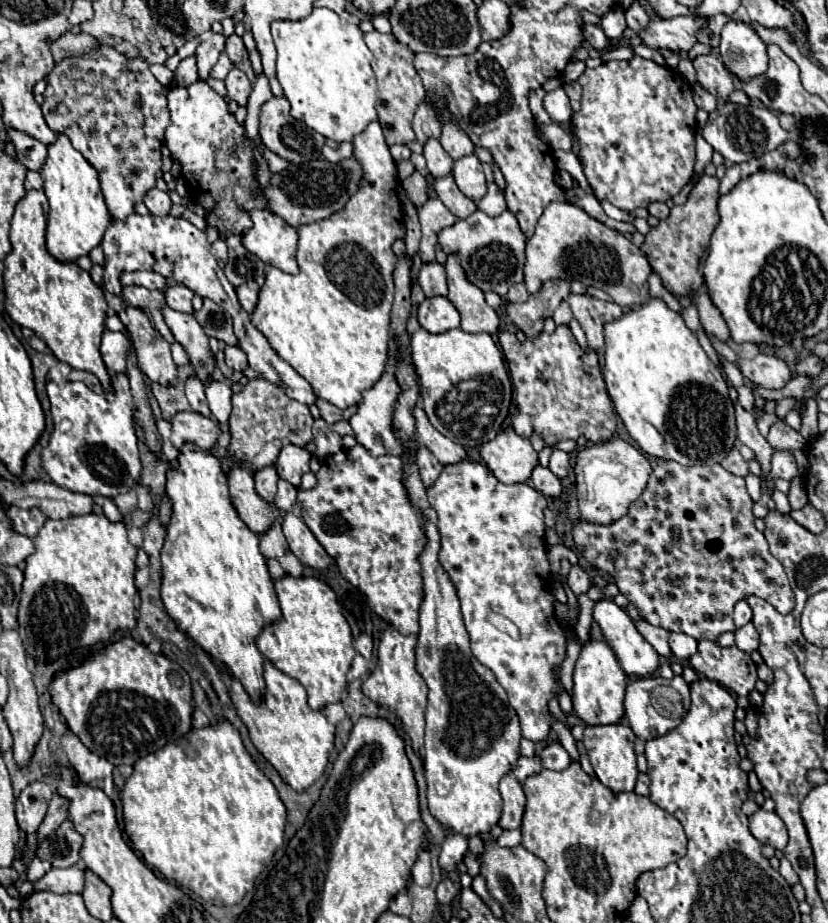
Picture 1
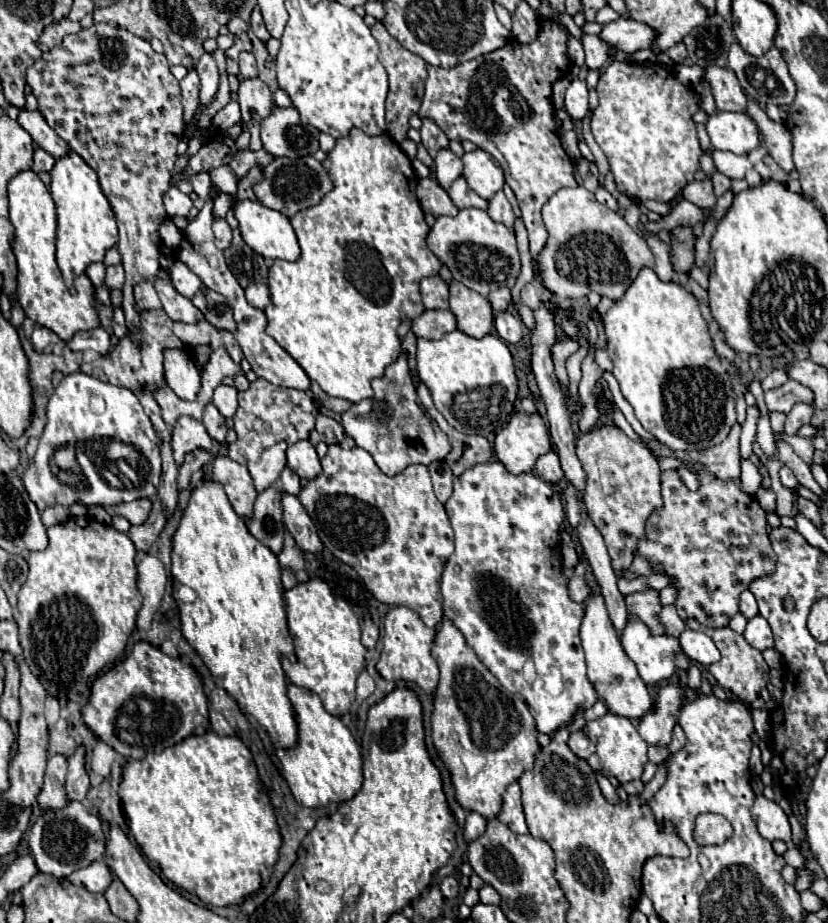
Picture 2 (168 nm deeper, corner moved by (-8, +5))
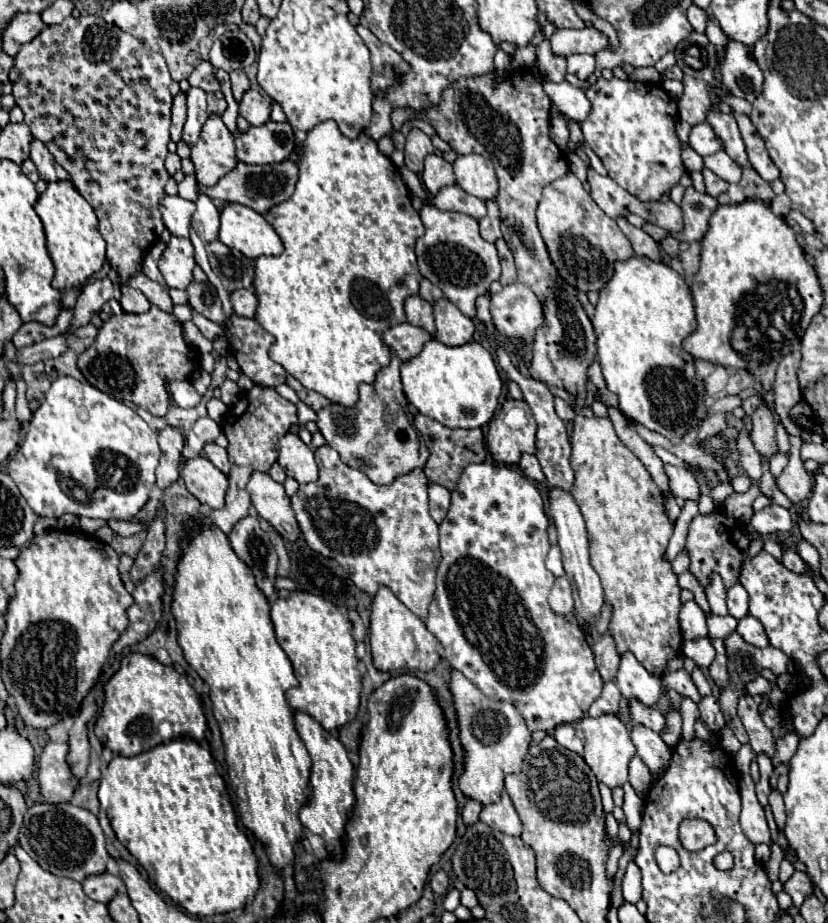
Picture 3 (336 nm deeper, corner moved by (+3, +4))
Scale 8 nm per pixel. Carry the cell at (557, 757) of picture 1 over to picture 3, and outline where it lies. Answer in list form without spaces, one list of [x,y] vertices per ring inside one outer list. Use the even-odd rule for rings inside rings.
[[[560,725],[560,727],[556,727],[554,739],[558,741],[558,745],[562,745],[562,747],[578,753],[578,755],[582,755],[582,741],[578,739],[578,735],[576,735],[576,731],[574,731],[572,725]]]

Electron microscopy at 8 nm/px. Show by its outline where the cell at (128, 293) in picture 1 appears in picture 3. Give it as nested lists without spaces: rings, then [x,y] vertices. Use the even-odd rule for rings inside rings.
[[[122,285],[120,305],[122,305],[122,309],[126,313],[146,313],[150,309],[150,303],[144,297],[144,293],[134,289],[134,287],[130,287],[130,285]]]

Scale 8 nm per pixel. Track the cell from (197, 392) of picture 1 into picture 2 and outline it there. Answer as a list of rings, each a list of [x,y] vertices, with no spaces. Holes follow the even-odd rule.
[[[209,404],[205,408],[205,416],[203,416],[203,426],[207,428],[207,434],[221,446],[227,448],[227,440],[225,440],[225,434],[227,434],[227,426],[225,426],[225,418],[219,414],[219,410]]]

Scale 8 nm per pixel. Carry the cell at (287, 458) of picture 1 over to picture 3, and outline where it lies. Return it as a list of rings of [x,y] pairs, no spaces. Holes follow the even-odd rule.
[[[286,433],[278,443],[278,463],[288,477],[300,485],[318,479],[318,467],[312,449],[294,433]]]

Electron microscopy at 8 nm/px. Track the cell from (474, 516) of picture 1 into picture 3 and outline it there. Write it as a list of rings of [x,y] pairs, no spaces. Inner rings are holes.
[[[474,463],[468,465],[462,471],[460,481],[456,483],[454,491],[452,491],[452,503],[448,509],[446,519],[440,523],[440,551],[442,551],[442,561],[438,565],[438,575],[436,575],[436,591],[434,591],[434,601],[430,603],[430,611],[426,617],[426,623],[430,621],[430,627],[426,627],[444,647],[444,659],[458,669],[464,677],[468,677],[484,695],[488,697],[498,697],[502,701],[512,703],[522,717],[526,719],[526,725],[530,731],[546,731],[548,735],[552,735],[552,731],[562,725],[562,723],[574,723],[580,721],[586,713],[588,707],[592,705],[594,699],[598,699],[600,691],[602,691],[602,677],[596,671],[596,663],[594,663],[594,655],[592,649],[588,647],[584,633],[578,625],[570,623],[564,615],[558,615],[550,609],[548,605],[548,595],[554,583],[554,575],[546,569],[546,555],[550,549],[548,543],[548,515],[544,511],[544,501],[542,495],[538,493],[538,489],[518,471],[506,467],[506,465],[496,465],[496,463]]]

